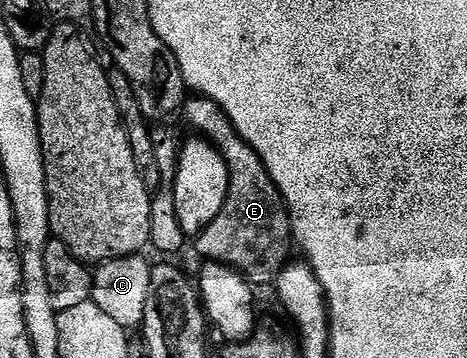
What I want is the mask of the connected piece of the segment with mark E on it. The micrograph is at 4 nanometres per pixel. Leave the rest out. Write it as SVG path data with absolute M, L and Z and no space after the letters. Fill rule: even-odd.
M202 96L188 97L181 118L196 130L196 135L209 139L228 166L227 199L217 218L195 238L198 254L206 261L219 262L237 270L254 287L267 286L270 282L272 285L288 265L290 258L287 257L293 251L291 217L287 215L287 205L277 184L273 184L261 156L253 152L216 102Z

